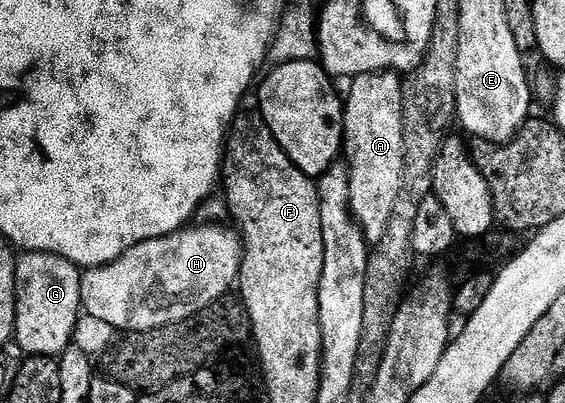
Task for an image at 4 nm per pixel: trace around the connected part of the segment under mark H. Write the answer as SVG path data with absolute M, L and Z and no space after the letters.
M197 224L165 237L139 242L104 266L86 268L80 281L84 314L106 322L121 333L150 331L183 322L232 292L244 259L242 234L223 225Z

